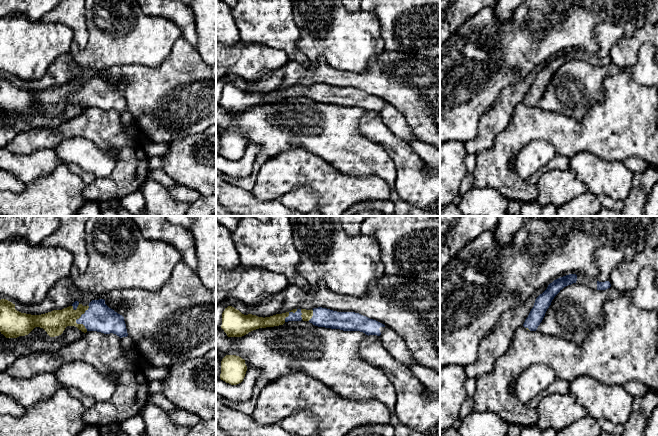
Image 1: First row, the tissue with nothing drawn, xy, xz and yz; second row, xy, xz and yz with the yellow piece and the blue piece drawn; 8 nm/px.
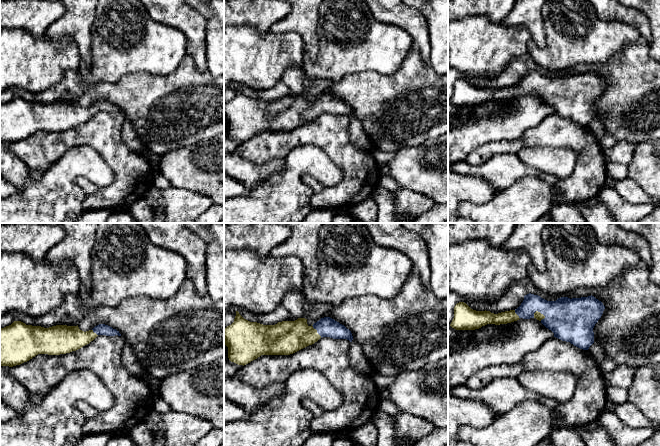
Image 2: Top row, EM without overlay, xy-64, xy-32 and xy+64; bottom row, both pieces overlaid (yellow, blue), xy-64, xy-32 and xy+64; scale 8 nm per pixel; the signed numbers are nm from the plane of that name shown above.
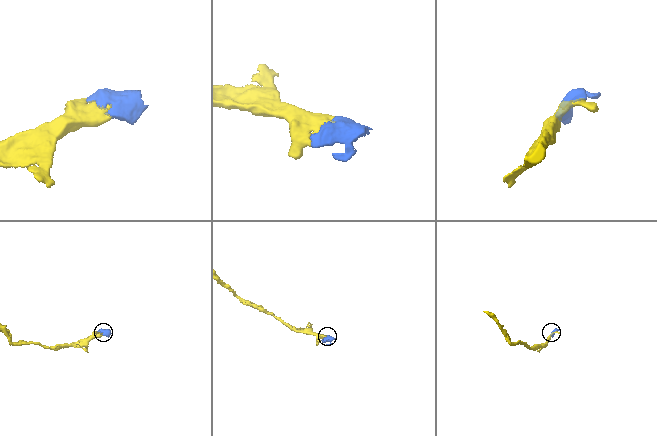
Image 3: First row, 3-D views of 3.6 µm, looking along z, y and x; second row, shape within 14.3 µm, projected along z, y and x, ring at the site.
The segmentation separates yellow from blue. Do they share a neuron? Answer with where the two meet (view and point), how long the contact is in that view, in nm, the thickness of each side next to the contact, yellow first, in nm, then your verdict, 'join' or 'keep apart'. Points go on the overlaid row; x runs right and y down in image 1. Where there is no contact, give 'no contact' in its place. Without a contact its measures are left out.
meets yellow in xy at (76, 319); contact 200 nm long; 190 nm thick on the yellow side, 220 nm on the other; join

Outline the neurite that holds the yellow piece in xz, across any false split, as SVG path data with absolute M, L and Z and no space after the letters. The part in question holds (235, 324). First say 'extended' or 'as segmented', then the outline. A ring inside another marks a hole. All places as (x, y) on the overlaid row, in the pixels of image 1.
extended; M228 306L222 313L221 328L228 337L242 337L249 332L266 327L283 325L288 321L309 321L315 326L343 331L360 331L366 335L380 336L386 326L355 312L337 312L327 308L293 309L289 312L270 317L244 315L232 306Z

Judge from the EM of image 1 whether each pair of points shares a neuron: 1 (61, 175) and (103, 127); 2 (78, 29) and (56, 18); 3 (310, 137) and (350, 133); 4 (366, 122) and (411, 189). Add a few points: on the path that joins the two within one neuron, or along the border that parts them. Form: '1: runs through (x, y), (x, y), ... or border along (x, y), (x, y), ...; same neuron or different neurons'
1: border along (67, 138), (84, 137), (104, 151), (111, 152); different neurons
2: runs through (73, 24), (67, 18), (61, 18); same neuron
3: runs through (320, 133), (340, 133); same neuron
4: runs through (383, 137), (405, 159), (409, 165), (409, 172); same neuron

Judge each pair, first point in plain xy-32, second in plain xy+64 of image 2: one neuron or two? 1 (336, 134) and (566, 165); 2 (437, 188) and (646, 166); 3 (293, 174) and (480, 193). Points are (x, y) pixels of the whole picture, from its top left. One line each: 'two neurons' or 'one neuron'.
1: two neurons
2: one neuron
3: two neurons

